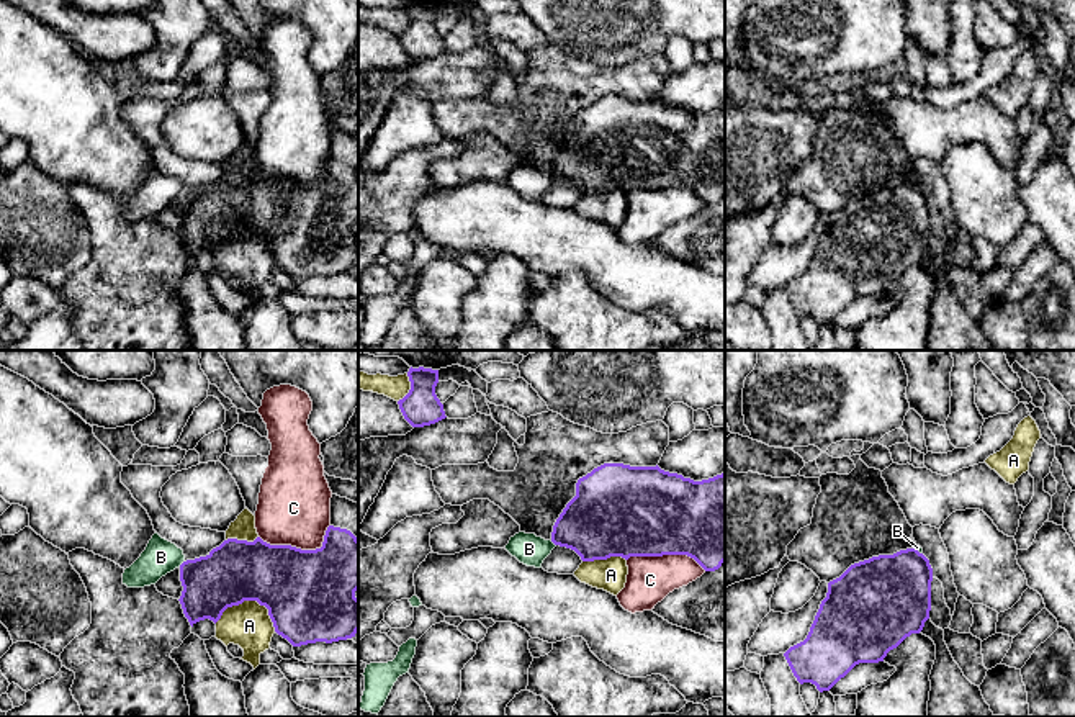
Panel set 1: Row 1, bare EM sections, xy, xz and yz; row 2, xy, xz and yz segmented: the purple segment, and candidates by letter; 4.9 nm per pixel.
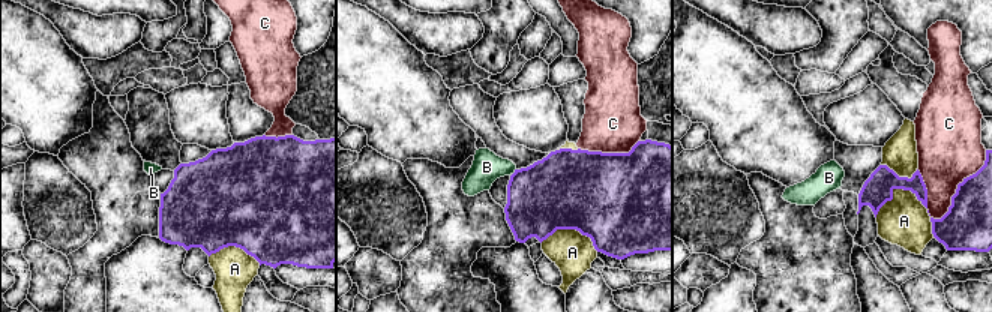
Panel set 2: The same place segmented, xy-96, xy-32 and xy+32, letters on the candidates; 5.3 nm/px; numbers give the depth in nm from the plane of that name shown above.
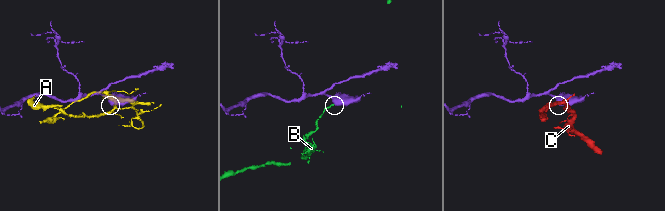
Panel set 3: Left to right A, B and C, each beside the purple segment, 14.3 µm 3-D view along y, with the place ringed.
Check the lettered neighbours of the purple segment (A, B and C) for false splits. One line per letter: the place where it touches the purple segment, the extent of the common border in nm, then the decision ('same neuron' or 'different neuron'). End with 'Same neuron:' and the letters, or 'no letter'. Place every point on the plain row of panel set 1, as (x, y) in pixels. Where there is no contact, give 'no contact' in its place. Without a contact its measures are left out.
A: meets purple in xy at (251, 233); contact 300 nm long; different neuron
B: meets purple in xy at (182, 197); contact 40 nm long; different neuron
C: meets purple in xy at (300, 182); contact 360 nm long; different neuron
Same neuron: no letter

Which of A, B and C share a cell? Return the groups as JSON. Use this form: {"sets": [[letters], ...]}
{"sets": [["A"], ["B"], ["C"]]}

